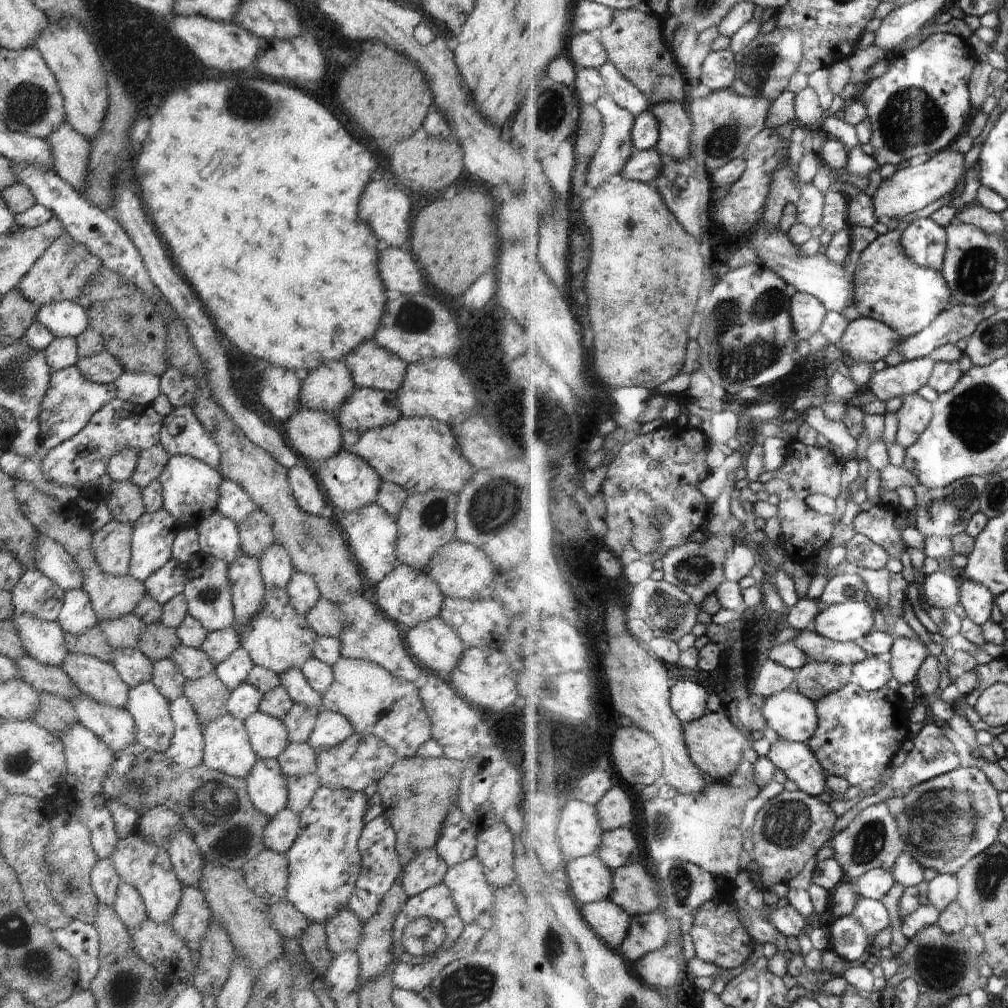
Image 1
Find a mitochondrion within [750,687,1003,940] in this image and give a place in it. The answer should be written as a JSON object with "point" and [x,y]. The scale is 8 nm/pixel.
{"point":[956,825]}

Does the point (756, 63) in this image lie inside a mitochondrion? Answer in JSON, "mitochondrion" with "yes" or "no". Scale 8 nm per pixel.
{"mitochondrion":"yes"}

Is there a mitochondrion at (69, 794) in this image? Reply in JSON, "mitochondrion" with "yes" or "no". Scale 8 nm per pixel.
{"mitochondrion":"no"}

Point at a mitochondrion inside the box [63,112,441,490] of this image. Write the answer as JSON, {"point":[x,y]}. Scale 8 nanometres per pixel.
{"point":[414,318]}

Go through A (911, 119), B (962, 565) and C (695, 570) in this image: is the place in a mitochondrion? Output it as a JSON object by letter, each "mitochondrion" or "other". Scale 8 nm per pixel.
{"A":"mitochondrion","B":"other","C":"mitochondrion"}

